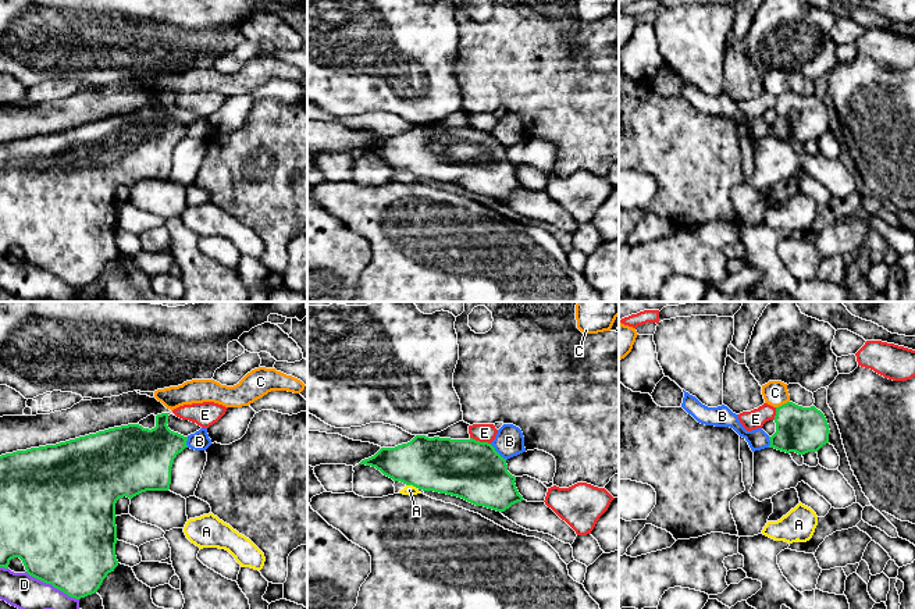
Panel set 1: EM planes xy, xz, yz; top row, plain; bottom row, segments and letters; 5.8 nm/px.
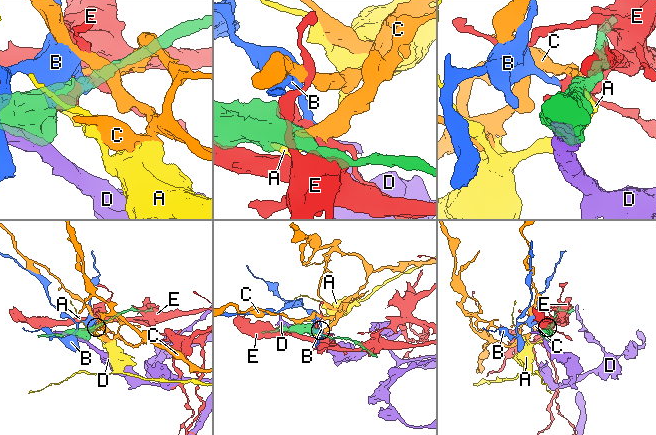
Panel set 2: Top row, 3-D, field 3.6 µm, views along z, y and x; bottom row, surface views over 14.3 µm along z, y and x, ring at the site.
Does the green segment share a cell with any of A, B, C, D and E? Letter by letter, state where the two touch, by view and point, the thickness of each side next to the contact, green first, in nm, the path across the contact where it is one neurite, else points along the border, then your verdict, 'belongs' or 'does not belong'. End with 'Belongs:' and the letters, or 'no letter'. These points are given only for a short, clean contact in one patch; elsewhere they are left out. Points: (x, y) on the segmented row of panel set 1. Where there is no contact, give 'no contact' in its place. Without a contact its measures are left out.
A: meets green in xz at (412, 484); 320 nm thick on the green side, 60 nm on the other; does not belong
B: meets green in xz at (497, 452); 340 nm thick on the green side, 170 nm on the other; border along xz (490, 444), (506, 459); does not belong
C: meets green in yz at (782, 405); 260 nm thick on the green side, 140 nm on the other; runs through yz (801, 430), (782, 405), (775, 392); belongs
D: meets green in xy at (52, 584); 500 nm thick on the green side, 200 nm on the other; does not belong
E: meets green in xz at (479, 441); 340 nm thick on the green side, 110 nm on the other; does not belong
Belongs: C

